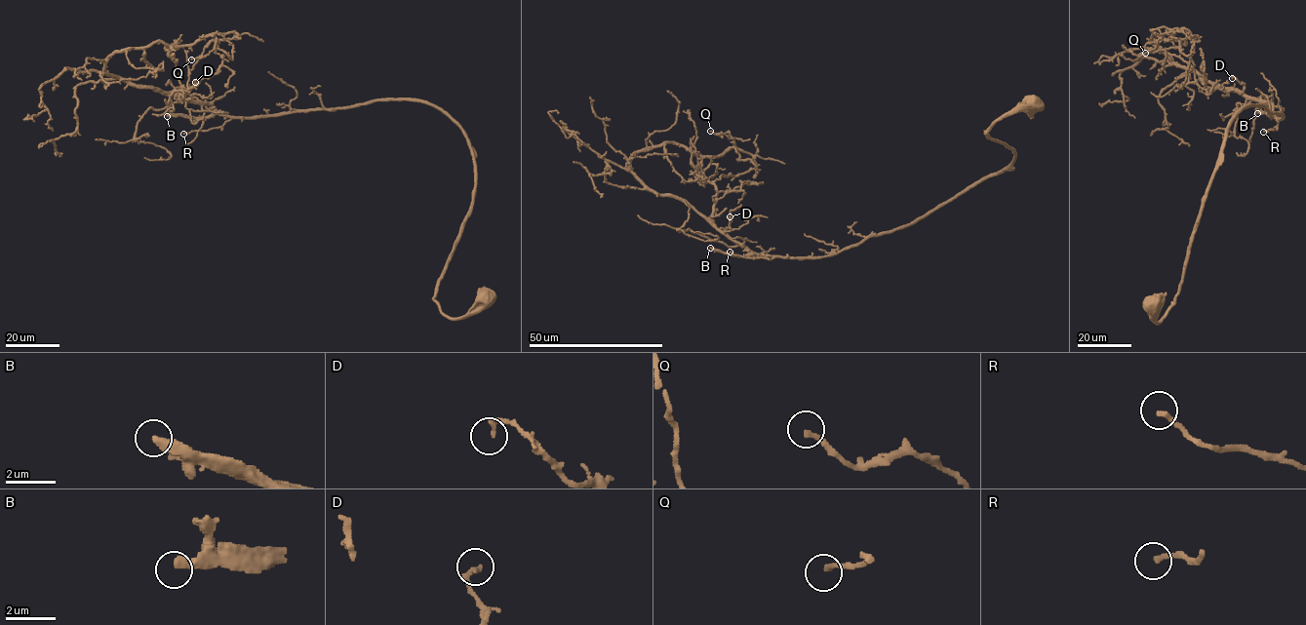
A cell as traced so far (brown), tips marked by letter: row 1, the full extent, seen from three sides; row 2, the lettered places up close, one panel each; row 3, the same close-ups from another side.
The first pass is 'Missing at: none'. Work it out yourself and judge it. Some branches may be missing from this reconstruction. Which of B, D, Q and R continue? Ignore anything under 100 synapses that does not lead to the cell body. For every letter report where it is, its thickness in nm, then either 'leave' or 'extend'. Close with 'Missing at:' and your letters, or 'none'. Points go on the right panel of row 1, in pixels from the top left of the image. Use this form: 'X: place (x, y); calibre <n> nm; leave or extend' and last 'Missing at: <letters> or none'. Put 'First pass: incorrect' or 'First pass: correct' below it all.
B: place (1257, 113); calibre 400 nm; extend
D: place (1232, 78); calibre 240 nm; leave
Q: place (1145, 53); calibre 190 nm; leave
R: place (1263, 132); calibre 200 nm; leave
Missing at: B
First pass: incorrect

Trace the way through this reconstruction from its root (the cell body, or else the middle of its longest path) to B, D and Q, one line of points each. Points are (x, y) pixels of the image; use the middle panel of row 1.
B: (1031, 104), (1019, 103), (985, 133), (1010, 147), (1011, 163), (907, 224), (821, 256), (733, 255), (710, 248)
D: (1031, 104), (985, 133), (1011, 163), (833, 253), (756, 254), (720, 229), (730, 216)
Q: (1031, 104), (985, 133), (1011, 163), (821, 256), (756, 254), (631, 171), (666, 142), (734, 146), (710, 131)

